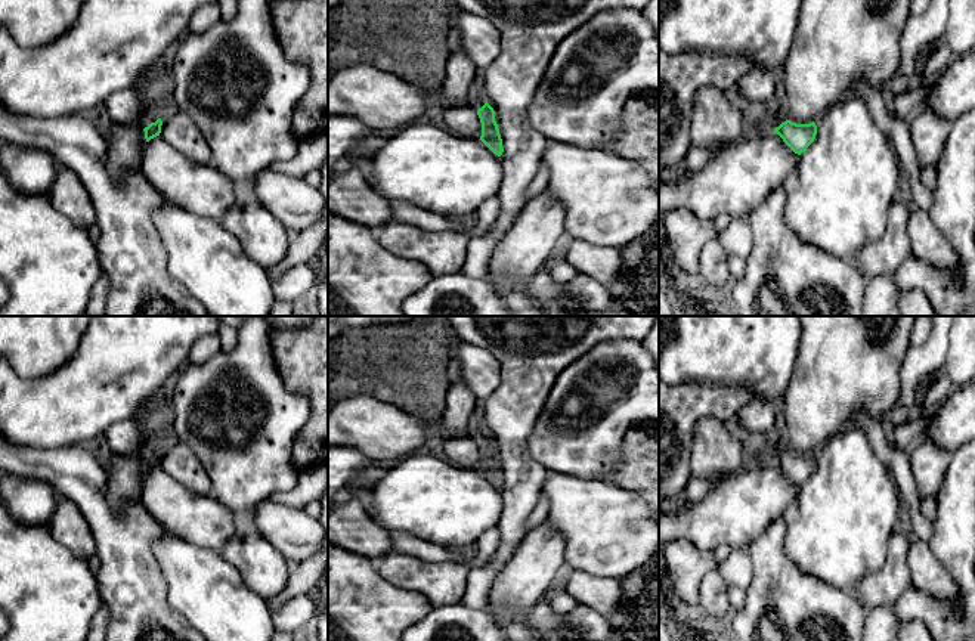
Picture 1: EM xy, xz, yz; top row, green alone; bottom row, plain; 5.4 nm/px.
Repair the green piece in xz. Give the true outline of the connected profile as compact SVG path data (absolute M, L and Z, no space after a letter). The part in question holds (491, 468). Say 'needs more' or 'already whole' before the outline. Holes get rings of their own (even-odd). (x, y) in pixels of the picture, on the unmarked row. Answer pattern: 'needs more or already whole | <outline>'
needs more | M476 403L467 422L468 436L477 443L482 453L480 471L498 487L502 486L502 470L495 452L493 439L485 431L480 405Z

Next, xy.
needs more | M145 442L140 448L140 452L142 452L142 458L143 458L143 462L145 462L146 473L160 467L162 452L157 446L155 442Z

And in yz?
needs more | M733 415L725 424L730 434L737 439L745 449L753 448L759 455L773 459L795 484L801 486L814 473L817 465L814 452L810 455L792 453L779 437L758 442L740 424L737 415Z

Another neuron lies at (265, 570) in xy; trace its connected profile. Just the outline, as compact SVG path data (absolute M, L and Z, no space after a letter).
M239 527L220 552L263 600L284 591L292 564L256 527Z

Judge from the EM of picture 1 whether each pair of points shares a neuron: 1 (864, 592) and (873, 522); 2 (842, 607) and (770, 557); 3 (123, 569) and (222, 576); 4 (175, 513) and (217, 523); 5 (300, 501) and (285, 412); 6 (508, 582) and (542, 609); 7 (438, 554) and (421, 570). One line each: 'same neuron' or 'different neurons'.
1: different neurons
2: same neuron
3: different neurons
4: same neuron
5: different neurons
6: different neurons
7: different neurons

